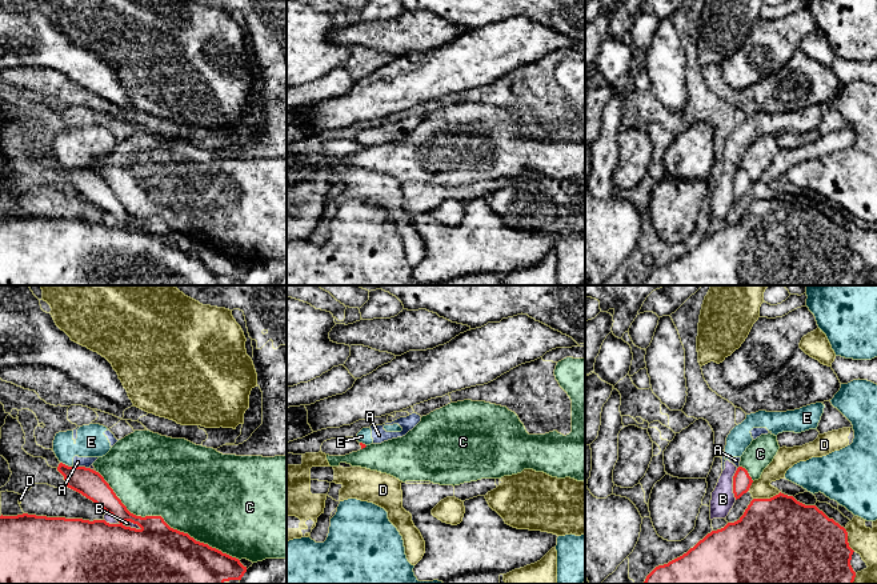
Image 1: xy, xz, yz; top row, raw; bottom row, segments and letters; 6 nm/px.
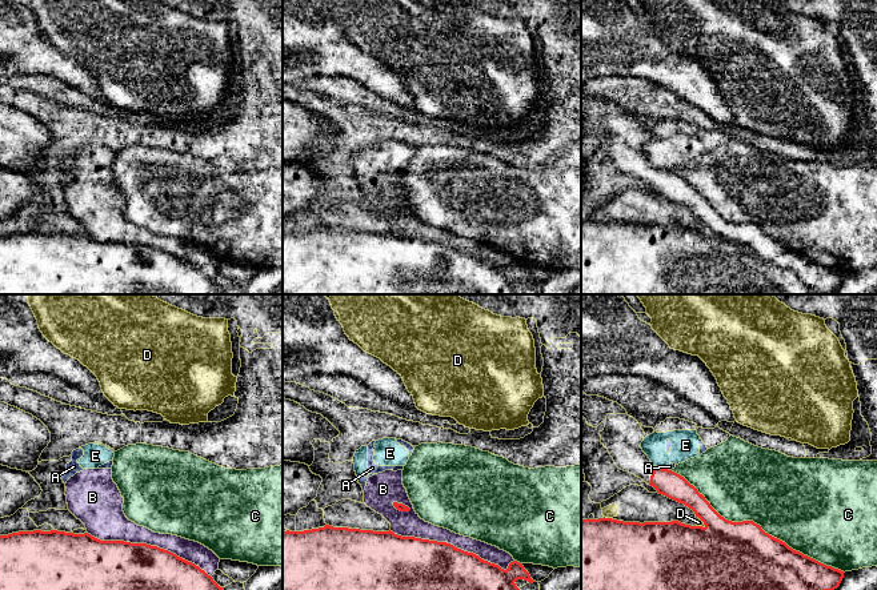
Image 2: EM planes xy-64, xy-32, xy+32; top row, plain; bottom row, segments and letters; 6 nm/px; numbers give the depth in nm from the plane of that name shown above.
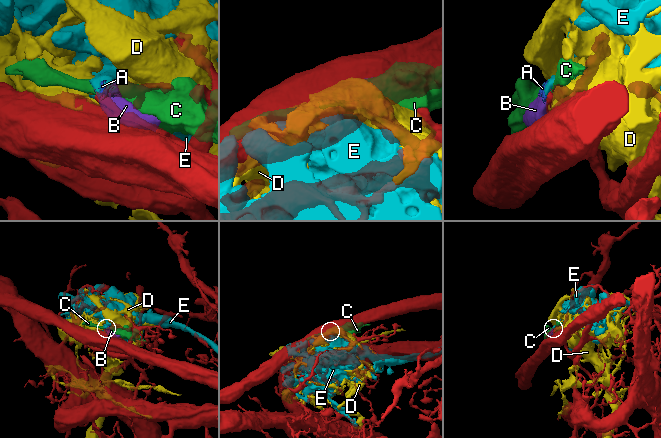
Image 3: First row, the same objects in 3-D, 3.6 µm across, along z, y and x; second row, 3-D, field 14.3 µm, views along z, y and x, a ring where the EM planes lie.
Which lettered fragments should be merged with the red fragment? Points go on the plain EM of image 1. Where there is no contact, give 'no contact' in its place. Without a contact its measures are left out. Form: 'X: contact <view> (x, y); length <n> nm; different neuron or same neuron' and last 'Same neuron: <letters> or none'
A: contact xy (81, 168); length 100 nm; different neuron
B: contact yz (733, 186); length 190 nm; different neuron
C: contact xy (140, 218); length 750 nm; different neuron
D: contact yz (767, 200); length 170 nm; different neuron
E: contact xy (67, 167); length 90 nm; different neuron
Same neuron: none

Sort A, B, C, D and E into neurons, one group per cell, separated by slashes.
A B E / C / D

